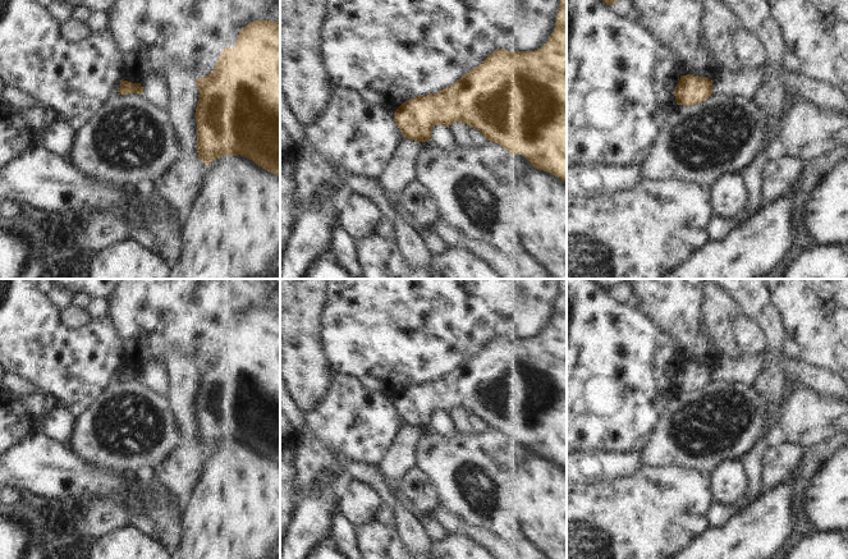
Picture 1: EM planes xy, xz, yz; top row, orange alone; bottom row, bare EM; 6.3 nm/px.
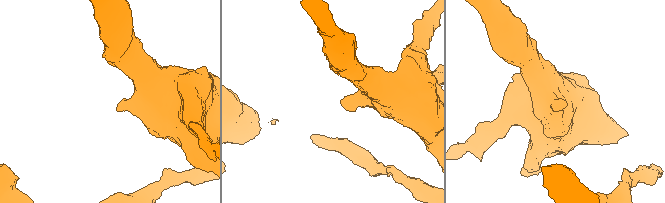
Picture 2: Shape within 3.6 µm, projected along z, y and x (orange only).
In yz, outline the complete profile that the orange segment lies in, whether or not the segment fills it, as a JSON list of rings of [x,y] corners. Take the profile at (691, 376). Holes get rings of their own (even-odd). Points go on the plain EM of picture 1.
[[[693,361],[680,362],[674,376],[678,391],[696,391],[707,386],[714,380],[712,367]]]

